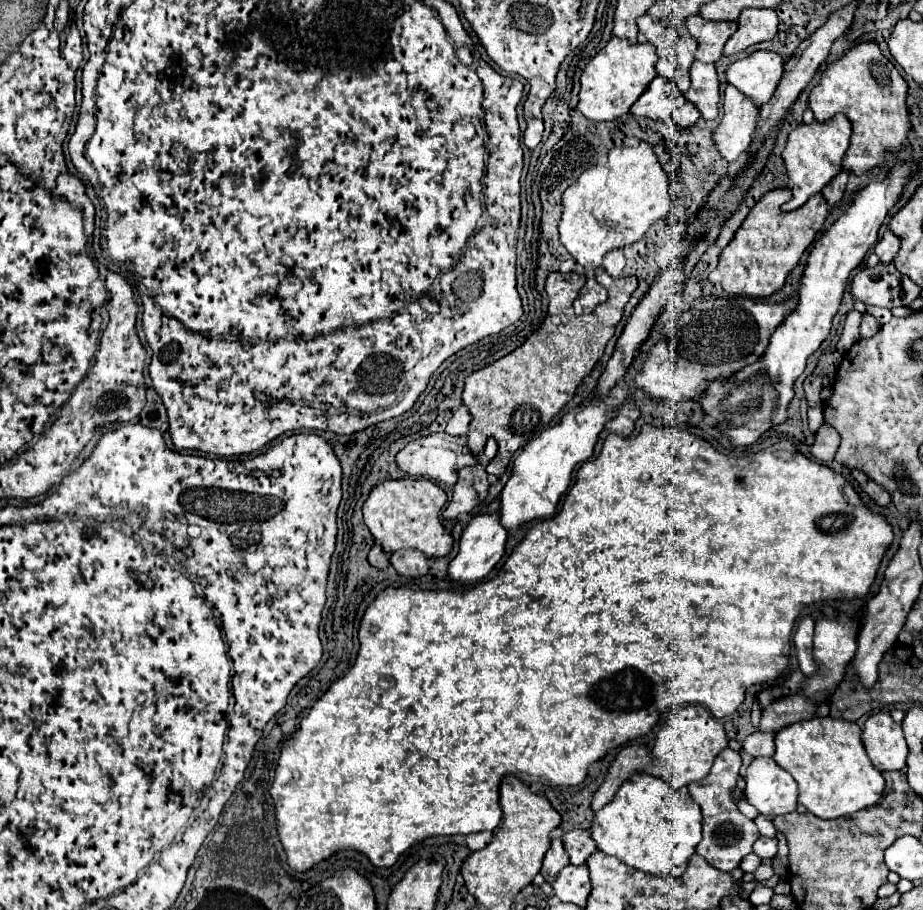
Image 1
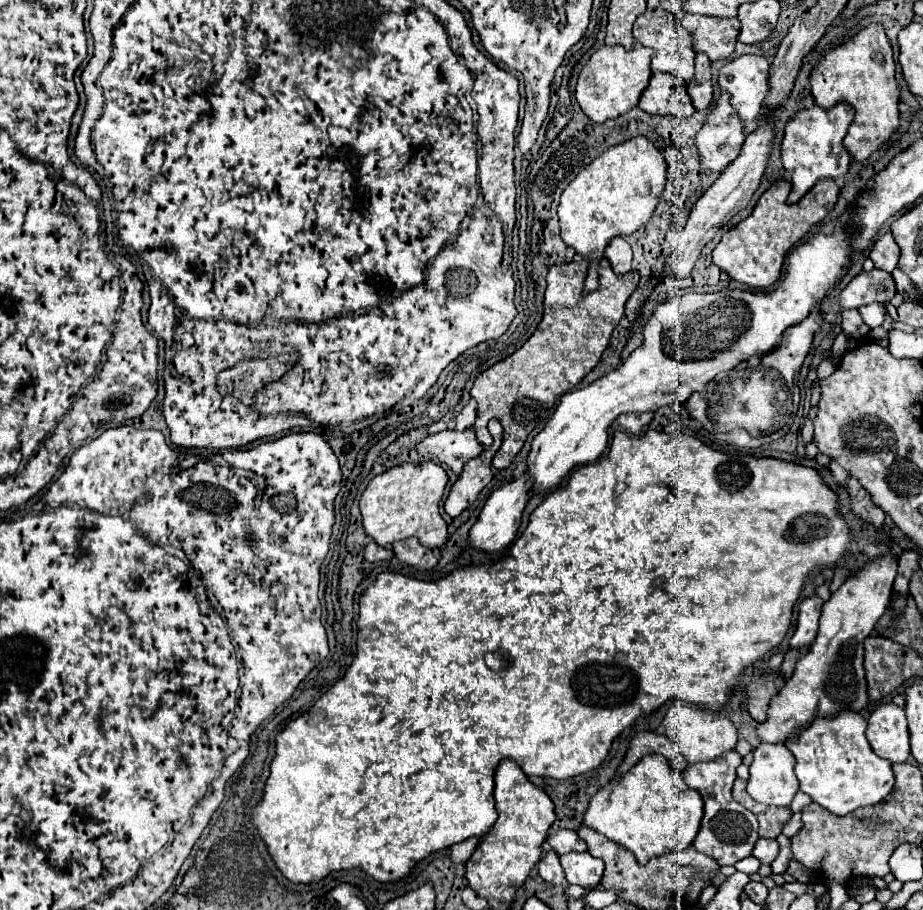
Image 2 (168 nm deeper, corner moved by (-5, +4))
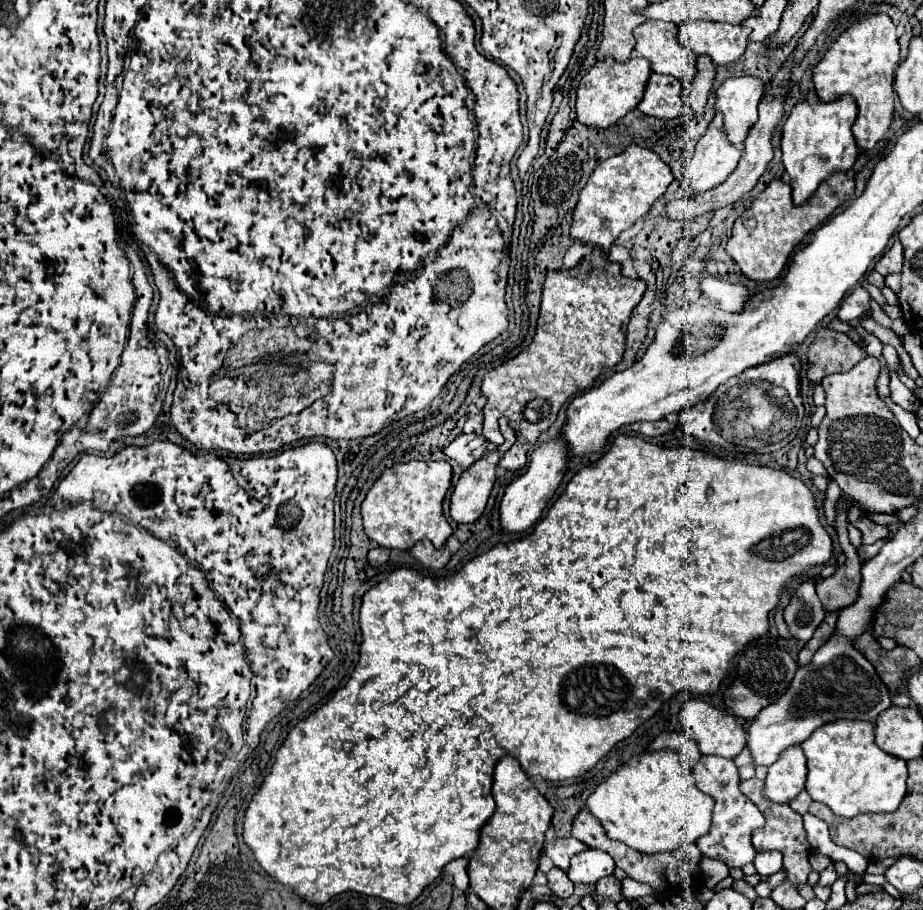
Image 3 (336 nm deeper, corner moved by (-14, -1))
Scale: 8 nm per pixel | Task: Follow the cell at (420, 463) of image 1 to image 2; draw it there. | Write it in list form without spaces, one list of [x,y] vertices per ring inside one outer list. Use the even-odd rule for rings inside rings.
[[[444,430],[430,434],[418,442],[416,452],[432,462],[448,466],[454,474],[462,472],[462,466],[482,452],[482,444],[476,440],[474,430]]]

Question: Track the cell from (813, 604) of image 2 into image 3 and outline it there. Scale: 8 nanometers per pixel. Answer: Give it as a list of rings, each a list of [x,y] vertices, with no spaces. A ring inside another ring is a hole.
[[[805,581],[797,587],[789,605],[785,607],[785,623],[789,627],[791,637],[807,643],[813,631],[821,625],[825,617],[825,609],[815,593],[815,583]]]

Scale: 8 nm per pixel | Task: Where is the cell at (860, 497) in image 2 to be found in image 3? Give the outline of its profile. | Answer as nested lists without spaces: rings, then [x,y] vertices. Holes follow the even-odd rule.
[[[853,505],[851,509],[849,509],[849,523],[851,525],[855,525],[859,531],[861,531],[861,541],[863,541],[863,545],[871,545],[871,543],[875,543],[877,539],[883,539],[883,537],[887,537],[887,527],[885,525],[877,525],[875,521],[871,521],[857,505]]]

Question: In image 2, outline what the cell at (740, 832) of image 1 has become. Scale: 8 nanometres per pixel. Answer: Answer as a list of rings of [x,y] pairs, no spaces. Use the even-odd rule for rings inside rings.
[[[730,750],[722,754],[714,764],[696,764],[696,766],[686,766],[684,778],[686,784],[694,790],[700,792],[704,800],[704,818],[698,836],[694,838],[692,846],[698,848],[700,852],[708,854],[714,858],[720,866],[724,864],[736,864],[738,860],[746,858],[752,854],[752,848],[756,844],[758,836],[758,820],[756,816],[746,810],[742,804],[732,800],[732,782],[736,780],[736,768],[742,764],[742,756],[736,750]]]

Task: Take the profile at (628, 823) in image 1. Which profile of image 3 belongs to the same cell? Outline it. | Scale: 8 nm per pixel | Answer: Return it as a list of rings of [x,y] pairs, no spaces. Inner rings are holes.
[[[667,749],[645,751],[625,761],[617,771],[613,771],[603,783],[597,785],[593,795],[589,795],[587,809],[599,819],[611,839],[617,839],[641,853],[653,855],[677,849],[683,843],[695,843],[703,833],[707,833],[711,829],[713,799],[697,789],[693,773],[681,763],[681,755],[677,751]]]

